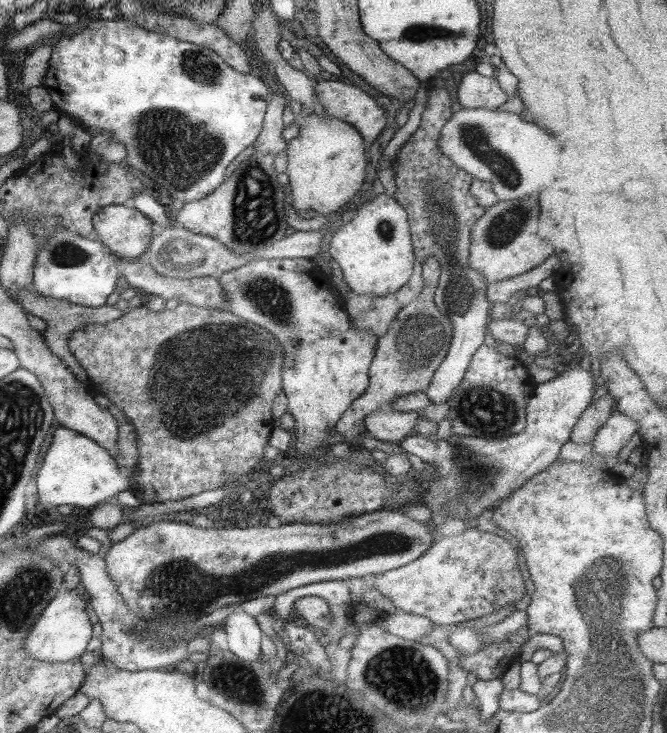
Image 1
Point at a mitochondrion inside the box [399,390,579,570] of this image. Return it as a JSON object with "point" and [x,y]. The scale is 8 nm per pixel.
{"point":[473,469]}

